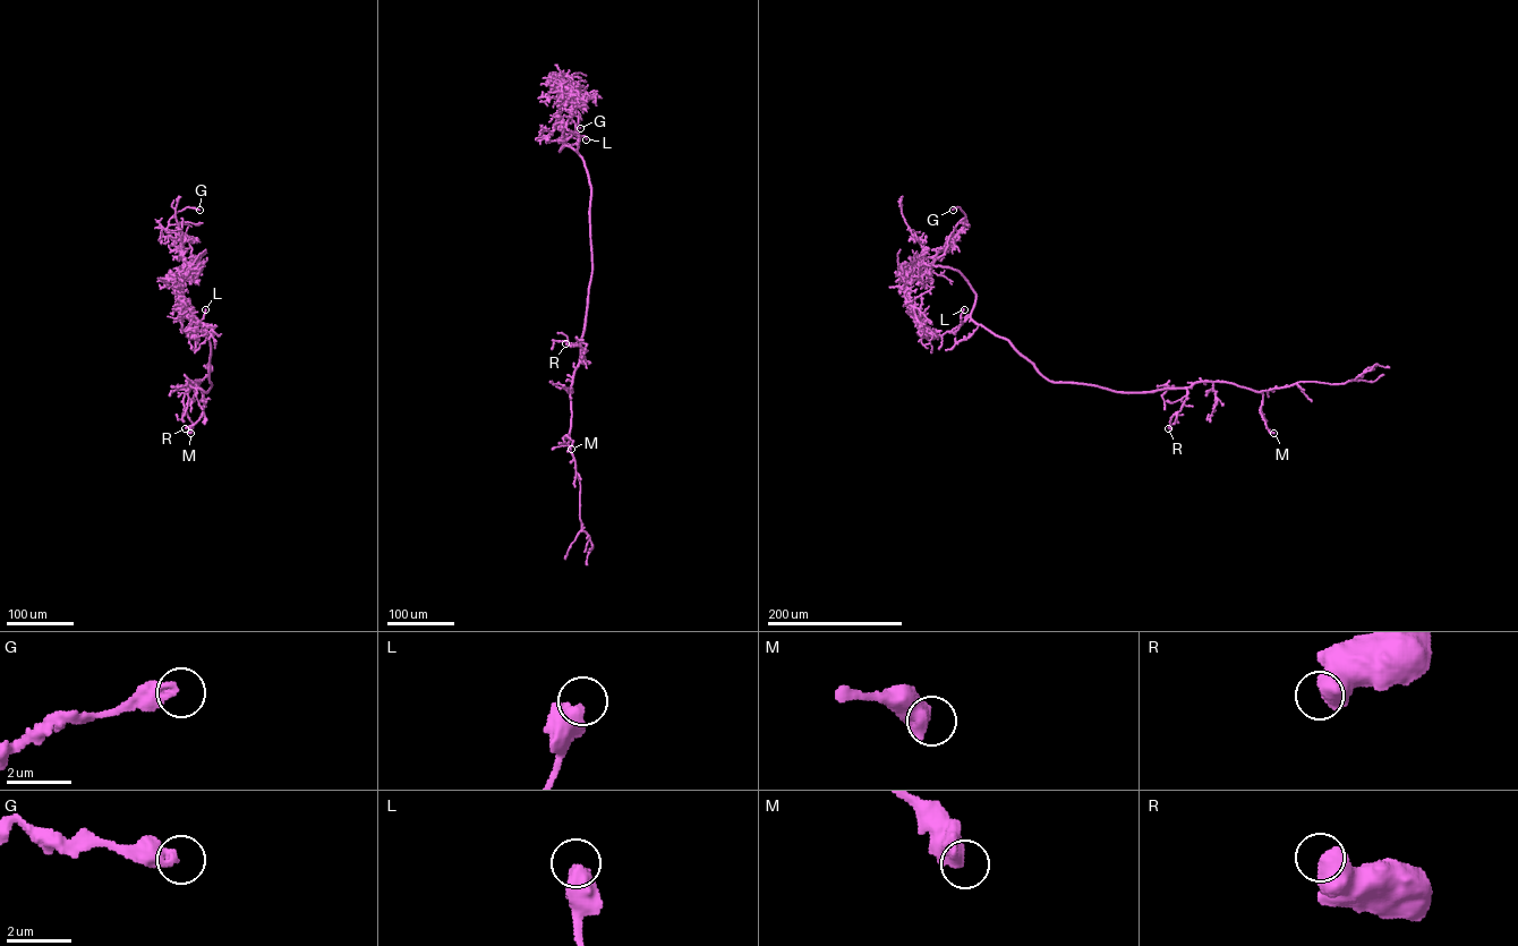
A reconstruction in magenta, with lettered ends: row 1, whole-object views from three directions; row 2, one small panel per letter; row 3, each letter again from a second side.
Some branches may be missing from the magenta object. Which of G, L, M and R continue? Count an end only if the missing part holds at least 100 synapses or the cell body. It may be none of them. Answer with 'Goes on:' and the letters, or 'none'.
Goes on: none

